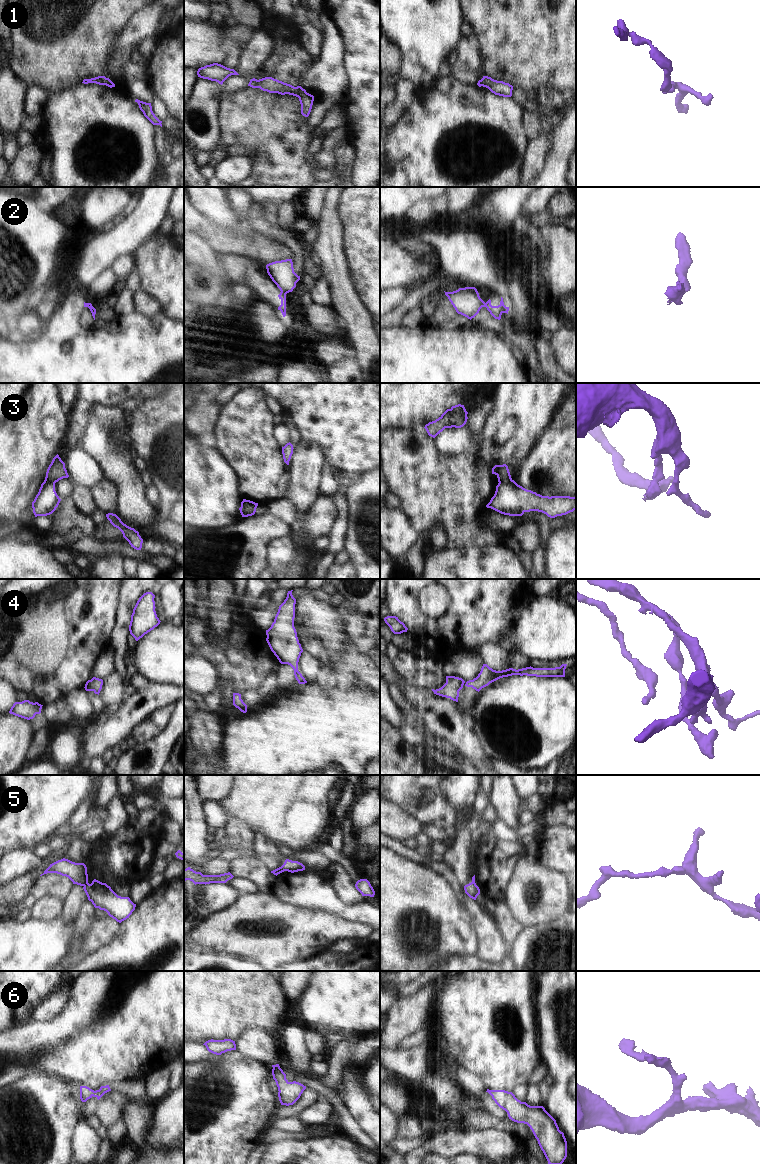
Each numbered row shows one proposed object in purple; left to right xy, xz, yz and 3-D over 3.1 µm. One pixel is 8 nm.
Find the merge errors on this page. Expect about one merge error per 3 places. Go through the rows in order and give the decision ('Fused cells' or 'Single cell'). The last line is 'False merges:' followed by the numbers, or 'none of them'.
1: Single cell
2: Fused cells
3: Fused cells
4: Single cell
5: Fused cells
6: Single cell
False merges: 2, 3, 5.

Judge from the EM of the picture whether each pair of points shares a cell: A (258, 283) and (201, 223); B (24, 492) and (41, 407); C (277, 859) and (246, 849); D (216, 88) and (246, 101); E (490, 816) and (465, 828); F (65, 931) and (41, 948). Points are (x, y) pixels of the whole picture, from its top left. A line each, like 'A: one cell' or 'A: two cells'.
A: two cells
B: one cell
C: two cells
D: two cells
E: two cells
F: one cell

